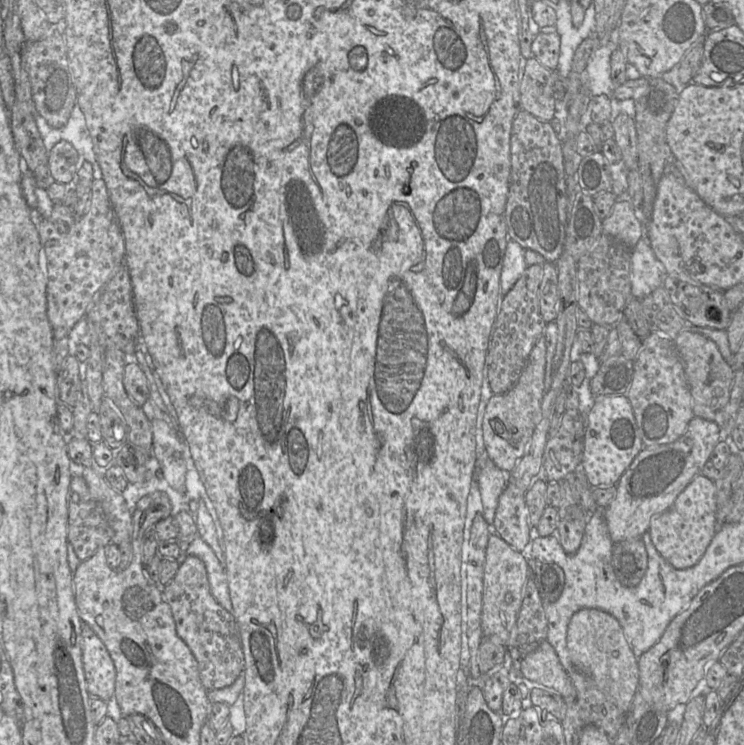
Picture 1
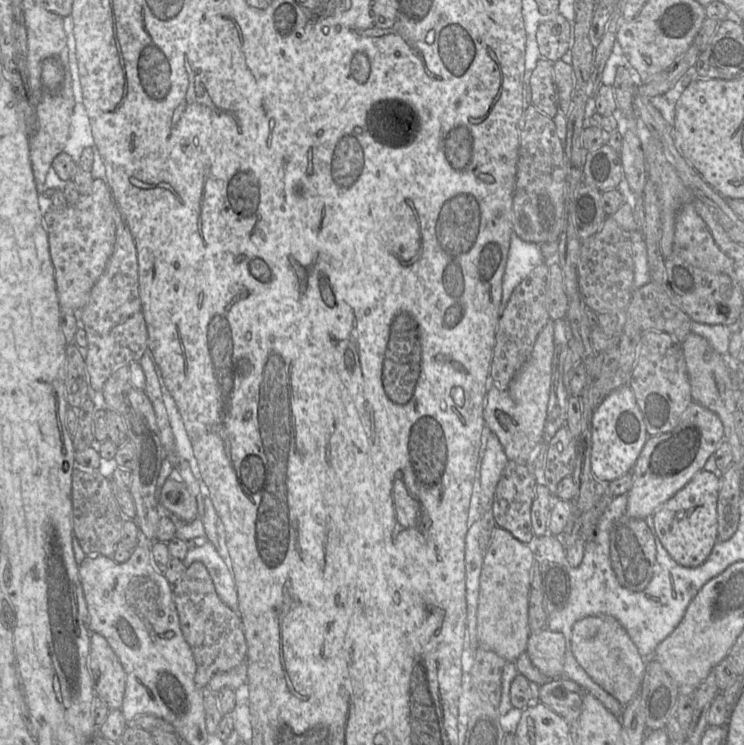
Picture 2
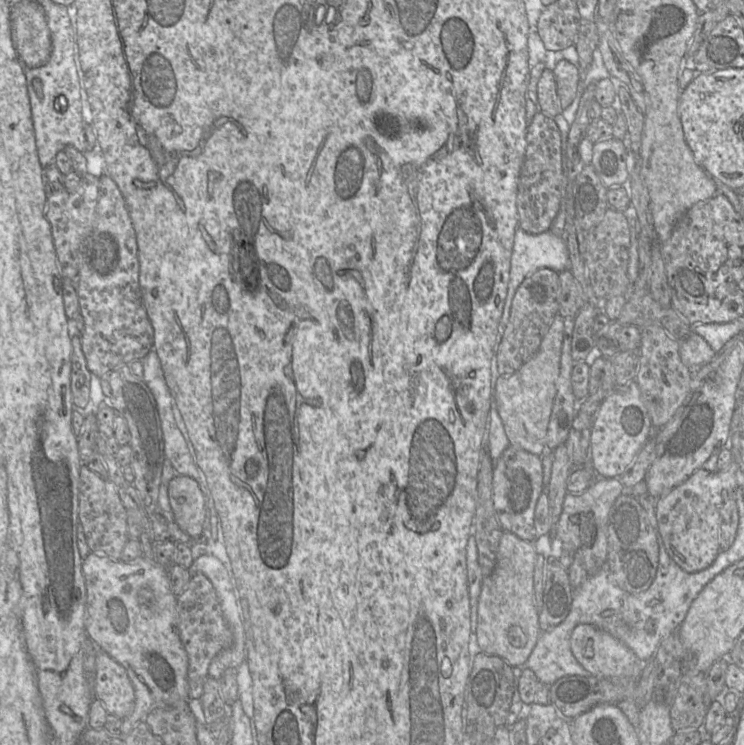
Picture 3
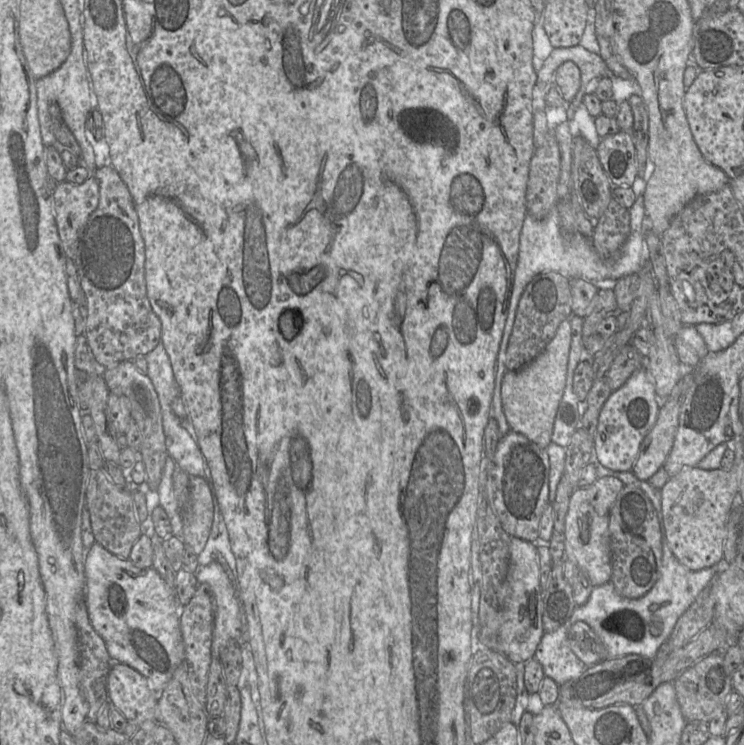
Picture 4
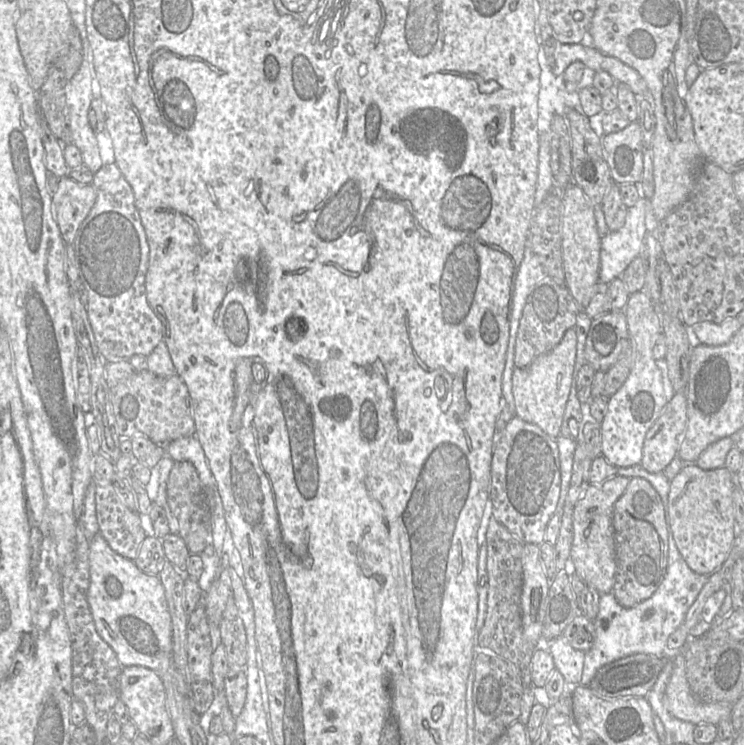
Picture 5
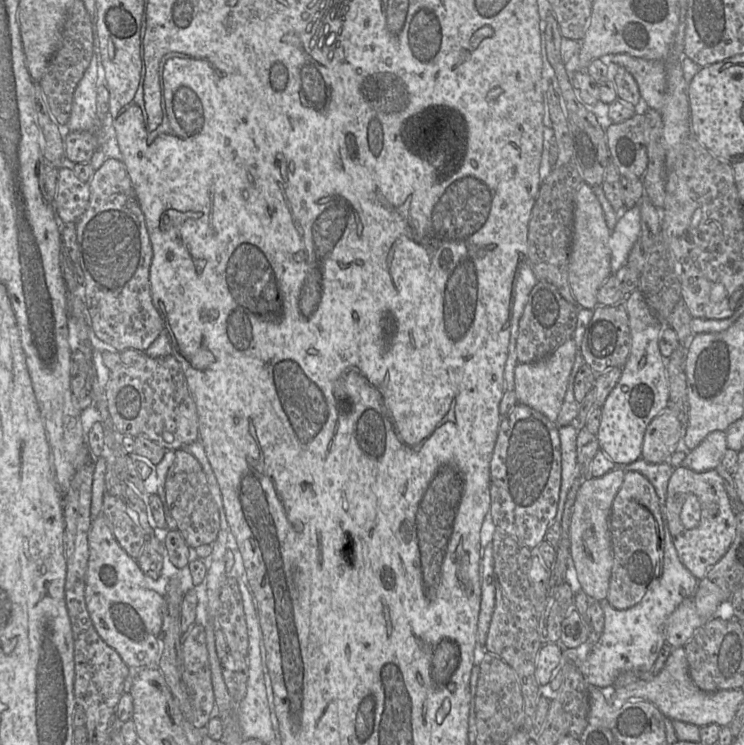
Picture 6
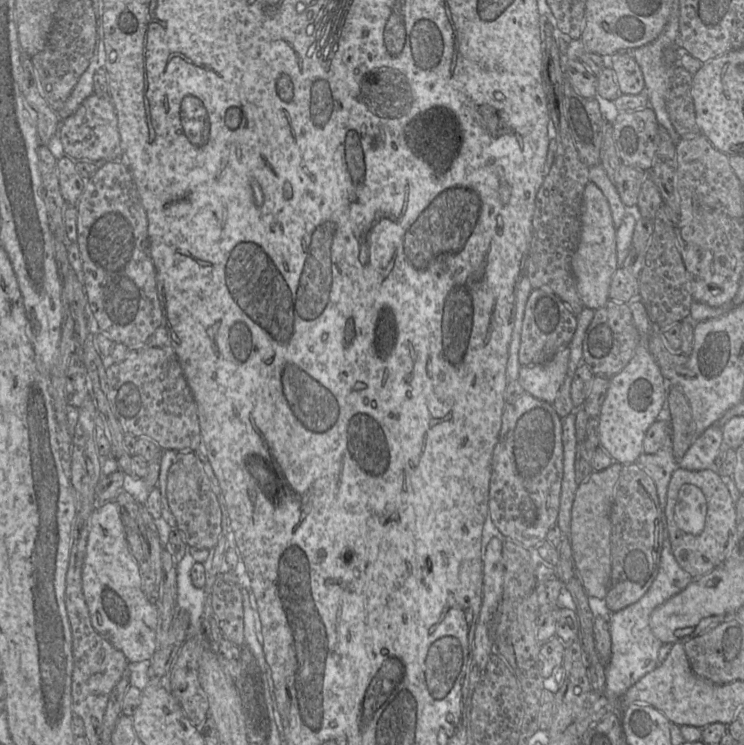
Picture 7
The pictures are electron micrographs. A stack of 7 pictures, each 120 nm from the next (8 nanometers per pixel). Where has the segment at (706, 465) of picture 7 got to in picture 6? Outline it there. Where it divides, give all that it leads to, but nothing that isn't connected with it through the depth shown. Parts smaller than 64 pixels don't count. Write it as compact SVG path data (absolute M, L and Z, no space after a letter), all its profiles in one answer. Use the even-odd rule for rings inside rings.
M712 431L697 447L686 452L682 466L695 472L713 470L722 462L727 449L725 431Z

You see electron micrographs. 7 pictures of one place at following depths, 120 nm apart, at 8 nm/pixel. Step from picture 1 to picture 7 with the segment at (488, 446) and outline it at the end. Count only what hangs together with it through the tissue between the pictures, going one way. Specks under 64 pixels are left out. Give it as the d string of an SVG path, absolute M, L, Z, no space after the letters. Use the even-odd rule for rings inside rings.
M565 348L544 364L521 366L517 380L526 393L553 404L564 383L569 358L570 350Z

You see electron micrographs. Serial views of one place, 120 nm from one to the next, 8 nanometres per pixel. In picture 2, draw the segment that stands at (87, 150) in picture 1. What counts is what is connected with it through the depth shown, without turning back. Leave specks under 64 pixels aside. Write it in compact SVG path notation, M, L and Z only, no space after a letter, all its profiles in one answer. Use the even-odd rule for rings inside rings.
M80 84L79 89L76 89L76 95L73 85L72 90L75 103L71 115L69 137L63 151L69 154L73 161L77 163L83 149L93 147L94 138L90 120L83 104Z

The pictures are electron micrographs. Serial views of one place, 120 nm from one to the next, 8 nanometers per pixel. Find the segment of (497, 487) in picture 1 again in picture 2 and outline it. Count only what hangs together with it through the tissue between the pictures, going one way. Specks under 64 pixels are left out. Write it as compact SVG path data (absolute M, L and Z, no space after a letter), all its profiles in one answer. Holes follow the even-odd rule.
M491 432L480 469L480 490L485 497L494 499L496 487L508 461L499 439Z

